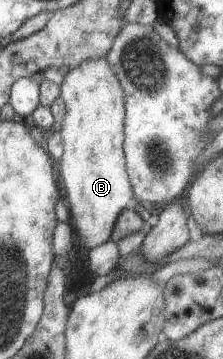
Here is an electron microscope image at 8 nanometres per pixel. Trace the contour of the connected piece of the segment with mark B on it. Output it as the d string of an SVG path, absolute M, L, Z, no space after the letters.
M106 56L87 60L71 68L60 85L60 96L66 103L65 117L62 119L60 134L64 147L63 155L58 159L59 180L65 187L65 197L69 201L69 223L73 225L77 237L77 255L86 253L105 243L119 217L127 207L134 206L134 195L127 173L124 154L124 121L126 105L124 91Z

